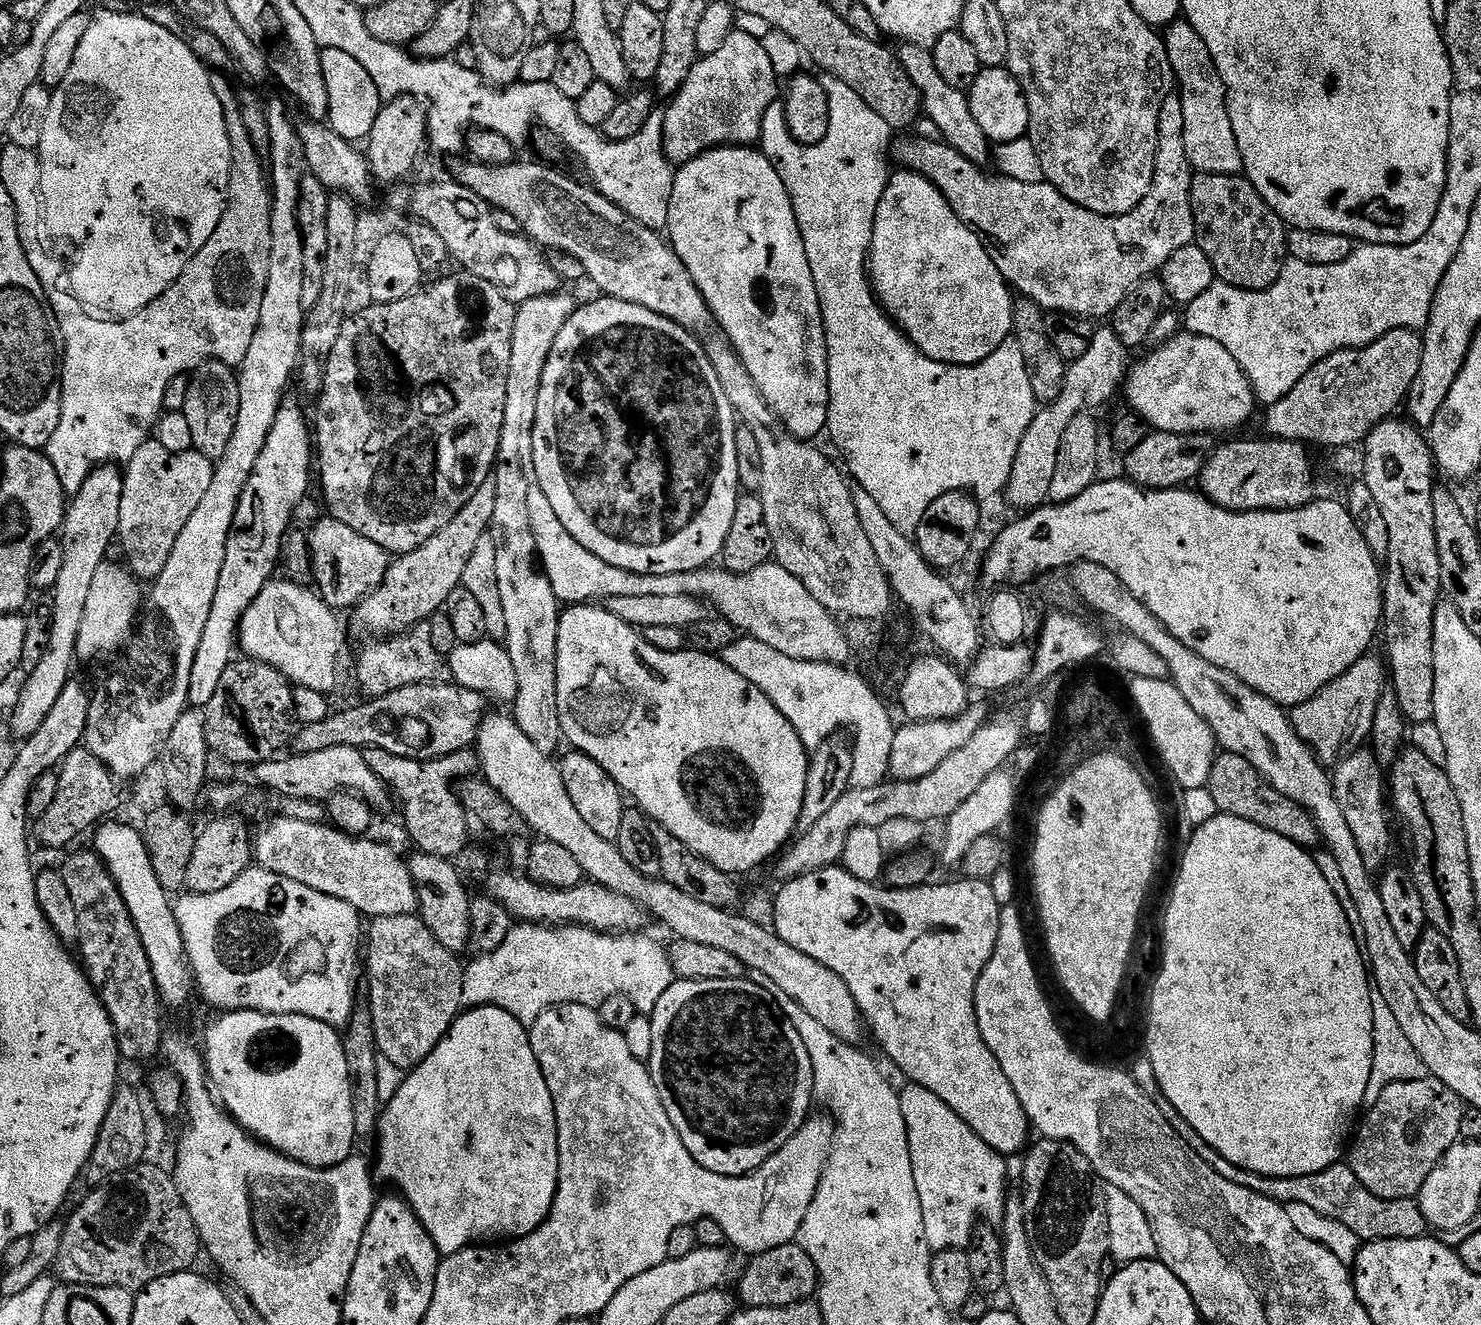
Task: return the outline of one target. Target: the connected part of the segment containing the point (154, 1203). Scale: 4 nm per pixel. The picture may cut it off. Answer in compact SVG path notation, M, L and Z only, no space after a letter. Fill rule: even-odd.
M145 1162L137 1164L135 1168L119 1172L117 1176L105 1179L101 1188L96 1188L76 1208L76 1213L64 1224L64 1237L60 1253L54 1265L54 1272L65 1284L90 1284L93 1288L121 1288L133 1294L139 1294L147 1284L153 1284L158 1278L166 1278L170 1274L187 1272L195 1269L196 1259L202 1256L200 1232L196 1229L194 1218L190 1218L190 1210L186 1210L186 1202L182 1202L182 1194L178 1194L178 1186L171 1175L168 1176L160 1168L155 1168L155 1163Z

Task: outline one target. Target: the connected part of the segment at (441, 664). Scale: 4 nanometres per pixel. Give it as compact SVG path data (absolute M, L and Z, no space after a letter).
M427 623L418 624L415 628L389 635L387 638L376 638L360 652L360 680L368 691L369 697L385 696L394 688L405 688L411 684L429 682L448 682L452 672L445 657L440 656L431 641L431 630Z

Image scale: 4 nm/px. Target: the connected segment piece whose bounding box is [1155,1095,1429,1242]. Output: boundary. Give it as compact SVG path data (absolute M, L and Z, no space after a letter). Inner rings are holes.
M1157 1095L1155 1101L1158 1110L1162 1110L1162 1118L1166 1118L1166 1122L1170 1122L1170 1126L1174 1126L1174 1130L1178 1130L1178 1138L1182 1138L1186 1142L1186 1146L1190 1146L1190 1150L1194 1150L1194 1154L1198 1154L1198 1158L1202 1158L1202 1162L1214 1166L1214 1170L1218 1170L1218 1174L1222 1174L1222 1178L1230 1178L1230 1182L1238 1182L1240 1186L1246 1186L1250 1190L1271 1200L1277 1200L1278 1203L1285 1206L1294 1202L1302 1202L1302 1206L1311 1206L1313 1210L1318 1210L1318 1214L1326 1214L1326 1218L1334 1218L1338 1222L1342 1222L1342 1226L1354 1230L1354 1234L1362 1242L1409 1240L1425 1235L1429 1231L1426 1218L1415 1199L1387 1200L1386 1198L1378 1198L1378 1194L1370 1194L1370 1190L1366 1190L1366 1186L1362 1186L1362 1182L1358 1182L1354 1170L1348 1167L1347 1163L1337 1162L1318 1174L1291 1176L1290 1178L1282 1178L1281 1176L1269 1178L1260 1176L1256 1172L1247 1172L1245 1168L1234 1166L1234 1162L1222 1158L1222 1154L1218 1154L1218 1150L1214 1150L1214 1146L1202 1142L1202 1138L1198 1138L1198 1134L1194 1134L1194 1130L1186 1122L1186 1118L1182 1118L1182 1114L1178 1114L1178 1110L1174 1110L1174 1106L1170 1106L1170 1098Z

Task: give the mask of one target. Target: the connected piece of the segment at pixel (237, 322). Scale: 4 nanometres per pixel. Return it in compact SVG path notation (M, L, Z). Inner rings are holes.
M223 87L219 89L219 93L226 126L230 134L232 177L228 183L228 205L224 208L222 222L218 222L218 230L214 230L214 234L210 234L210 242L206 242L206 246L202 246L202 250L198 250L198 254L194 254L194 258L186 266L186 270L182 270L182 274L168 287L166 294L162 294L154 302L150 302L150 306L146 306L141 312L133 312L129 316L132 321L131 326L124 325L121 328L114 328L114 332L112 332L114 338L112 336L108 338L108 328L106 327L84 328L84 336L72 336L72 332L68 332L68 339L62 342L62 375L60 378L62 382L62 418L58 418L58 430L54 430L54 438L50 438L46 455L48 461L54 466L54 470L58 470L58 478L62 482L65 493L74 494L78 490L82 490L82 482L86 482L86 478L95 468L100 468L103 464L120 462L116 460L127 462L134 458L138 448L153 435L156 421L164 412L163 398L166 386L170 385L173 378L191 373L200 365L205 364L207 360L221 360L223 364L239 366L242 358L246 358L246 350L250 350L250 341L254 338L254 330L258 330L258 314L262 314L262 294L266 294L266 278L270 278L270 218L272 217L270 184L266 179L265 165L262 163L255 146L250 142L250 136L246 134L246 126L242 126L240 101L237 93L235 91L232 93L230 89ZM82 342L88 344L88 350L92 352L90 354L90 358L94 358L92 366L82 364L82 352L78 352L82 348Z

